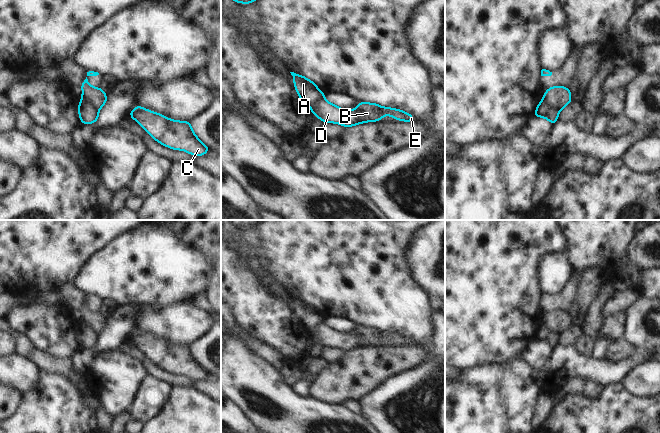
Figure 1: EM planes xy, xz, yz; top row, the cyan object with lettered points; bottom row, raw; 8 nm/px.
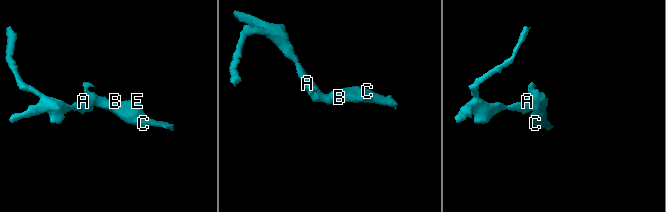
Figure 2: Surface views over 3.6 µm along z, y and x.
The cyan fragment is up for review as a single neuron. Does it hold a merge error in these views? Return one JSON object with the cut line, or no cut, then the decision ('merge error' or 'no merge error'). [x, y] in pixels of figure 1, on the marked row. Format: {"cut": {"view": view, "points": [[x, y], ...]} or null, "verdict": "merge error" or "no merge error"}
{"cut": {"view": "xy", "points": [[81, 98], [98, 108]]}, "verdict": "merge error"}

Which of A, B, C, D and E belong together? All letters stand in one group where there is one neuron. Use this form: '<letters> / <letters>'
A / B C D E

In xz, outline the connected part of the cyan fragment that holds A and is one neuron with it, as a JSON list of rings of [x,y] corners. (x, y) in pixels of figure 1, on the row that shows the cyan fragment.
[[[290,72],[293,76],[294,87],[300,100],[308,105],[316,104],[325,98],[324,92],[318,89],[316,84],[308,78]]]

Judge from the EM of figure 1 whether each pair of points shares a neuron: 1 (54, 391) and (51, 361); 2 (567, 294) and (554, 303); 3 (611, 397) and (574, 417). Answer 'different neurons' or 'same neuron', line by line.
1: different neurons
2: same neuron
3: same neuron

